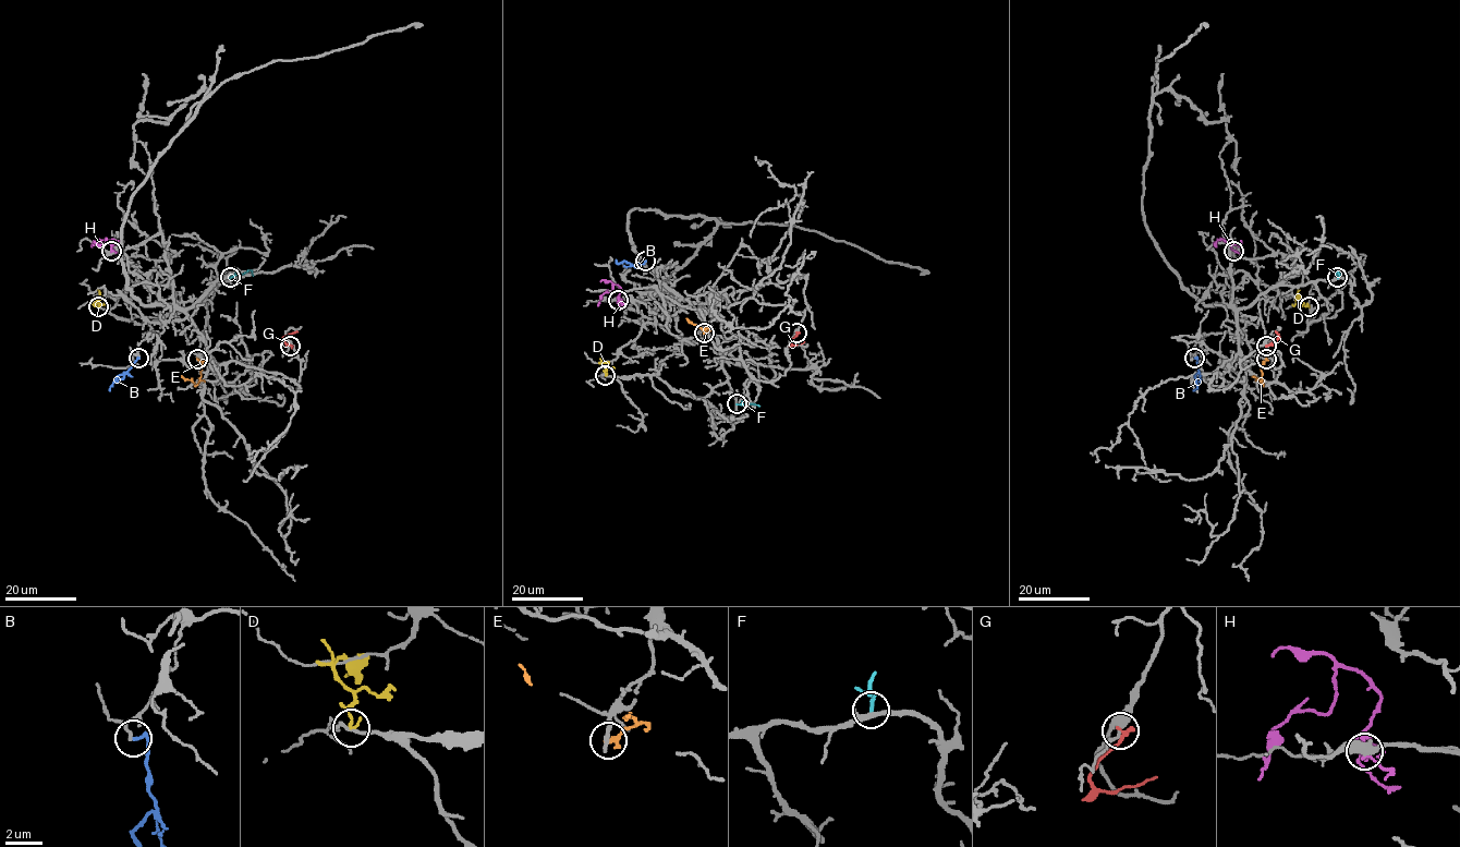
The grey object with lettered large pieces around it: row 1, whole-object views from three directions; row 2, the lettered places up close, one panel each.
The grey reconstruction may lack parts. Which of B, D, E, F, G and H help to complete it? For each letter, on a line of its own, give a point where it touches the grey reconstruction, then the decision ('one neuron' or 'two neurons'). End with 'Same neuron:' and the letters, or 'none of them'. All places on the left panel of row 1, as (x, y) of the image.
B: contact (138, 358); two neurons
D: contact (98, 306); two neurons
E: contact (197, 359); two neurons
F: contact (230, 277); two neurons
G: contact (290, 346); two neurons
H: contact (111, 251); two neurons
Same neuron: none of them

